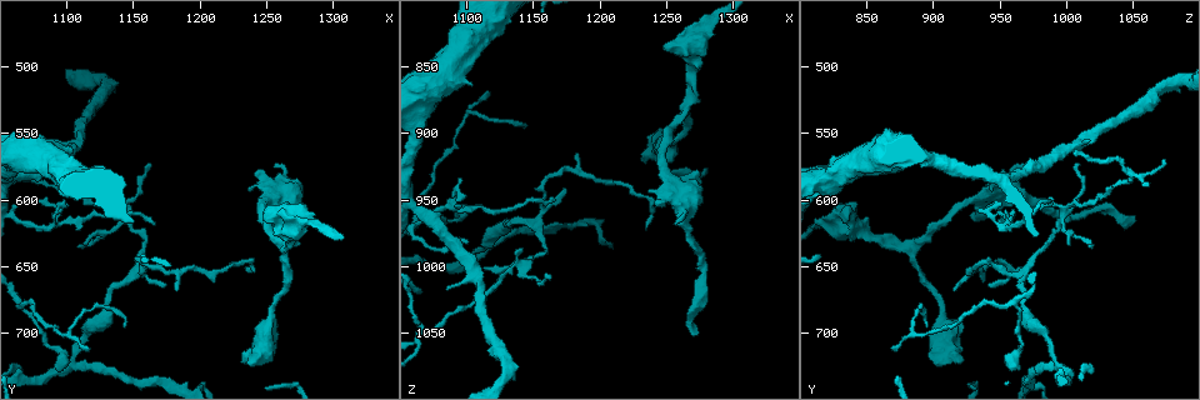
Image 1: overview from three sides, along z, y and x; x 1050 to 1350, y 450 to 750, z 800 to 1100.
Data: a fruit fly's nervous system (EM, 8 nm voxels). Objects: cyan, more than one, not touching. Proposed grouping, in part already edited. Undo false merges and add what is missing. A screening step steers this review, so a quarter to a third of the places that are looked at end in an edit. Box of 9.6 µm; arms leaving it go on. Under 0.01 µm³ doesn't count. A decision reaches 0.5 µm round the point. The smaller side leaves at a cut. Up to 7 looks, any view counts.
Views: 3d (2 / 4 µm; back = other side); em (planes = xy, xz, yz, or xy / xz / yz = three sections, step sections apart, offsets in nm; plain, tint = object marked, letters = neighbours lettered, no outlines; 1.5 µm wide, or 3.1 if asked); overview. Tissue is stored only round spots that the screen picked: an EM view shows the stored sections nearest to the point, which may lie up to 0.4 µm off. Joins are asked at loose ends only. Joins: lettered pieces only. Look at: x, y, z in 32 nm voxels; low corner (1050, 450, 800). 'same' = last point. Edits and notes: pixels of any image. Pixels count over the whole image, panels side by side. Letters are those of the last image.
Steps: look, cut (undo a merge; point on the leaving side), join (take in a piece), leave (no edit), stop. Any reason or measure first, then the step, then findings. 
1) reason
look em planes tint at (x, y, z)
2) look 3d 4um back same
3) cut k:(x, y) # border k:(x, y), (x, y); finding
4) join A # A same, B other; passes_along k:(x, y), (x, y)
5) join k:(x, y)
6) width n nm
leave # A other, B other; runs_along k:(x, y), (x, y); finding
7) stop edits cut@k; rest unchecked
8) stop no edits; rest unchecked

stops while still wide
look em planes tint at (1238, 594, 944)

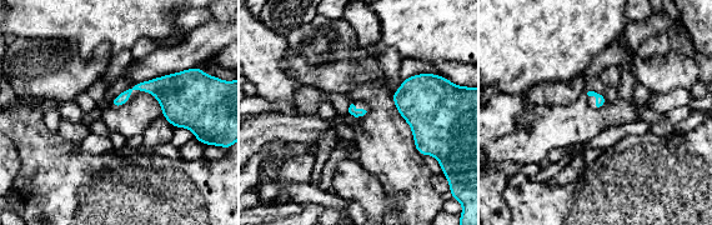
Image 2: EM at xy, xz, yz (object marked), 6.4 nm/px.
look em planes letters same

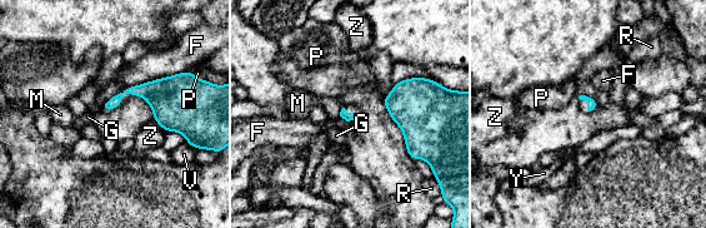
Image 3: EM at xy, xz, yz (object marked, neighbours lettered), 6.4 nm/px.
longest_contact F 400 nm
leave # F other, G other, M other, P other, R other, V other, Y other, Z other; border 3:(343, 108), (339, 115); no lettered piece goes on from it

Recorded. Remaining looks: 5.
tapers out
look em planes letters at (1272, 612, 1052)

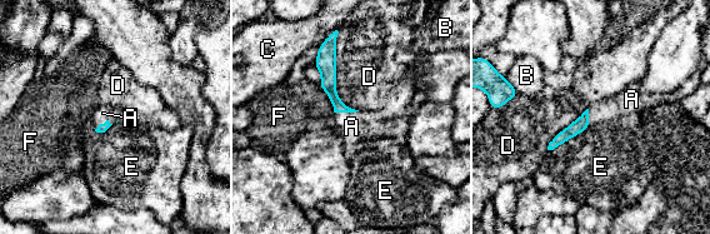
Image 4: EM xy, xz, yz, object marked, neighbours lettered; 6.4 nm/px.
join A # A same, B other, C other, D other, E other, F other; it goes on there

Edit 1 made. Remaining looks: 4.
tapers out
look 3d 2um at (1142, 694, 896)

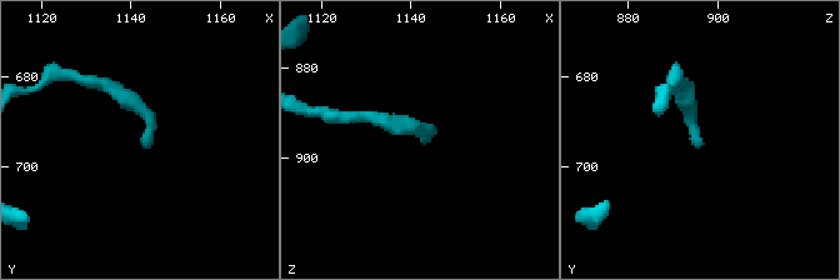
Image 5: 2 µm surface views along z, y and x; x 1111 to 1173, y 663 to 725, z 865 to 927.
look em xz step 8 letters at (1144, 696, 896)

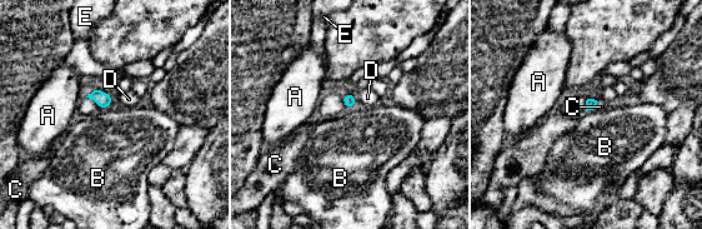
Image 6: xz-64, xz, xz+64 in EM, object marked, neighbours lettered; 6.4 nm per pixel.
another direction
look em planes letters same

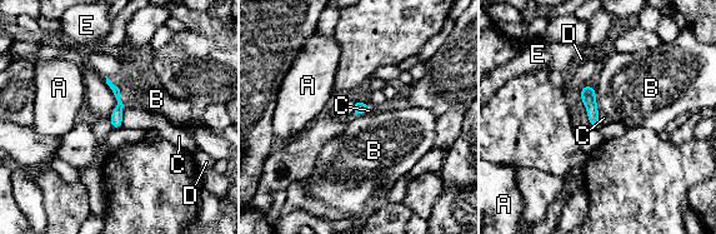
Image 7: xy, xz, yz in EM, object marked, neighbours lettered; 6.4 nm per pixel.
width 70 nm
leave # A other, B other, C other, D other, E other; border 7:(124, 105), (121, 125); none of them fits

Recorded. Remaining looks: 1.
stop edits join@4; rest unchecked

